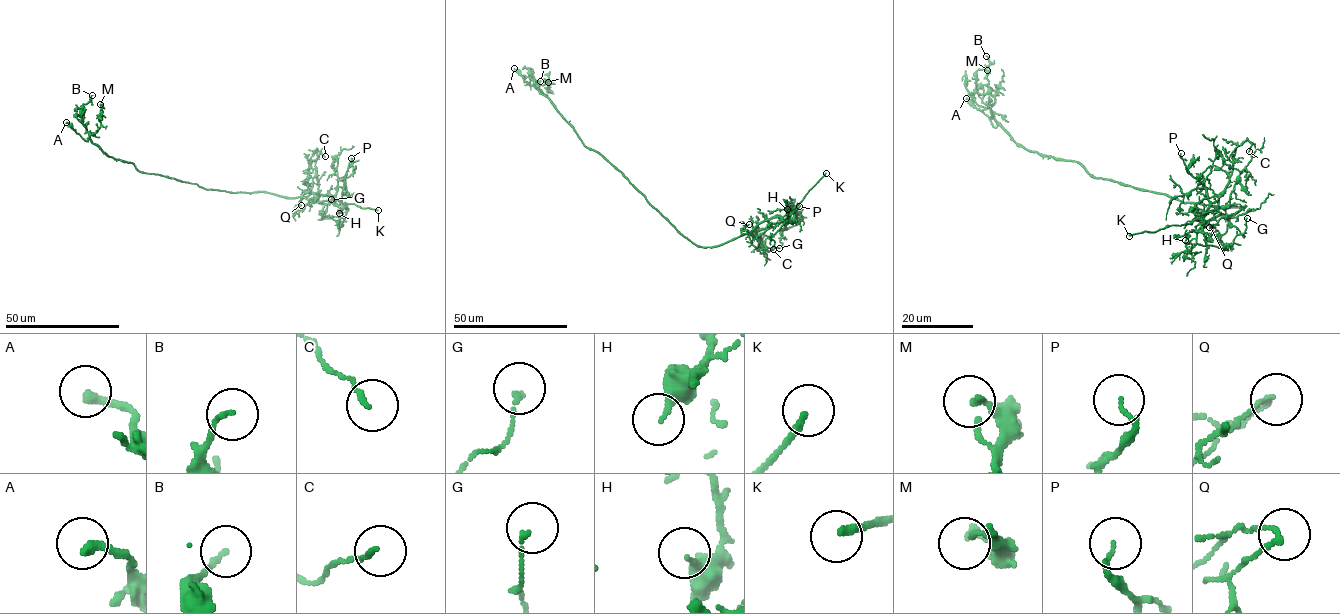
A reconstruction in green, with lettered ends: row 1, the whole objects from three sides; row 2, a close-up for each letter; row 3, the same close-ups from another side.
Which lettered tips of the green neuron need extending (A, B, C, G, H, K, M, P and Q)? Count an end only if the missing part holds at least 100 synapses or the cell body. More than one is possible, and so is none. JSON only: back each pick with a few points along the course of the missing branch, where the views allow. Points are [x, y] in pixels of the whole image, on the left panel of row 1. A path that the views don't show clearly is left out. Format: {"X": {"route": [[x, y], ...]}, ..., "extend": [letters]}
{"K": {"route": [[378, 210], [387, 222], [387, 228], [392, 227], [394, 238]]}, "extend": ["K"]}

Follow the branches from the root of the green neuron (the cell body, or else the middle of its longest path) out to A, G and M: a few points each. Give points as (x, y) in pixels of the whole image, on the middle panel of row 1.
A: (656, 209), (619, 170), (600, 154), (587, 148), (553, 103), (514, 68)
G: (656, 209), (702, 247), (721, 245), (767, 220), (789, 216), (771, 237), (779, 248)
M: (656, 209), (619, 170), (584, 145), (539, 91), (538, 87), (548, 87), (548, 82)

